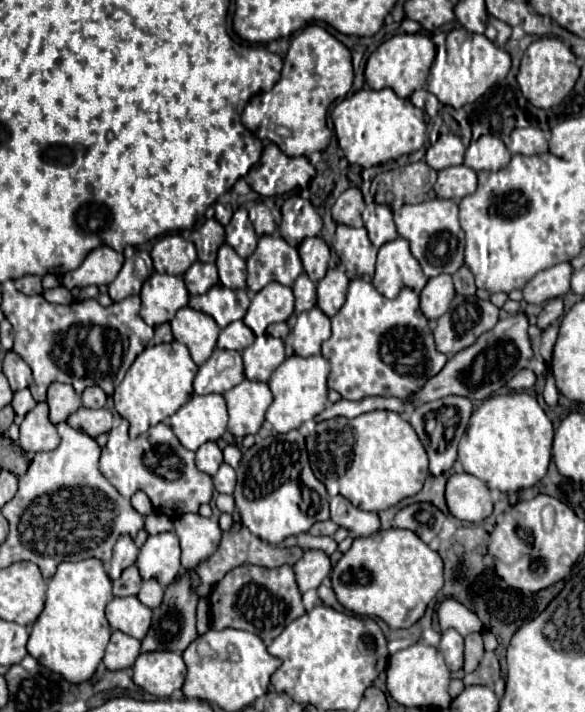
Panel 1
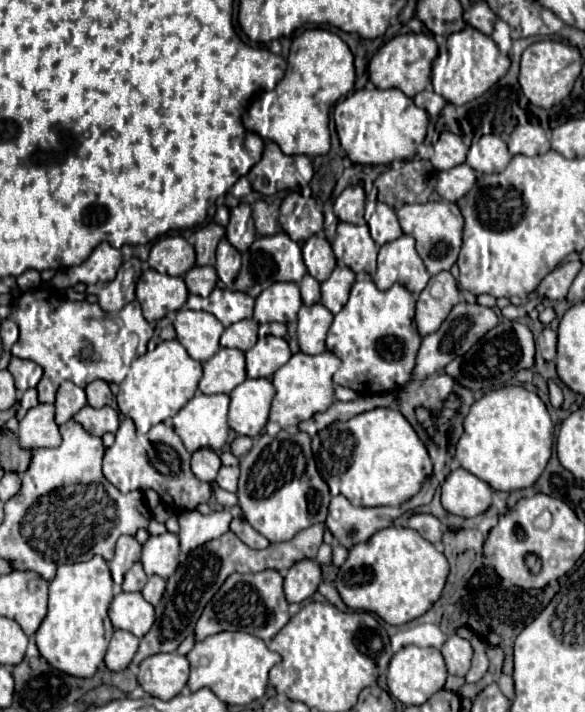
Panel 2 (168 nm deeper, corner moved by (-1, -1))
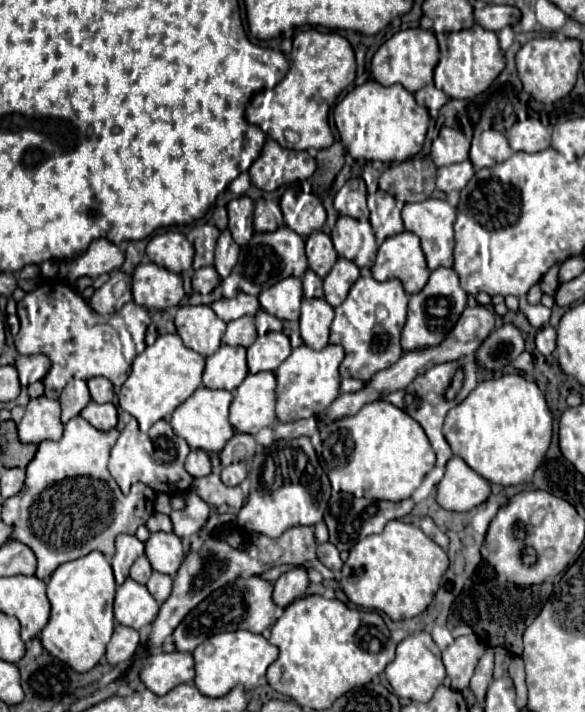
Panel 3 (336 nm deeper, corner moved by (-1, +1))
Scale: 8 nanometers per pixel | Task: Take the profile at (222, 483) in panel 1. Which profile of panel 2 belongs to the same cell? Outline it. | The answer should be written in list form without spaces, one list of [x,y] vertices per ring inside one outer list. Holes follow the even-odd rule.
[[[222,466],[218,476],[216,476],[216,482],[218,482],[218,486],[222,486],[228,492],[236,492],[238,476],[240,476],[238,466]]]

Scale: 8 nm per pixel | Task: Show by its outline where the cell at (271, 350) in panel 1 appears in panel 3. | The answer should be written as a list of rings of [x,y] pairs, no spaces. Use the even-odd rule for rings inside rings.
[[[268,332],[258,336],[248,348],[248,370],[250,374],[270,370],[274,372],[290,356],[290,340],[282,332]]]

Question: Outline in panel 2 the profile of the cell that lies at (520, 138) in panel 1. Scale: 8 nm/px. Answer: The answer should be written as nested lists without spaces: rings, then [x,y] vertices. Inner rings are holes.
[[[524,124],[516,126],[508,138],[508,150],[512,154],[524,154],[524,156],[536,156],[550,150],[550,142],[546,133],[538,124]]]

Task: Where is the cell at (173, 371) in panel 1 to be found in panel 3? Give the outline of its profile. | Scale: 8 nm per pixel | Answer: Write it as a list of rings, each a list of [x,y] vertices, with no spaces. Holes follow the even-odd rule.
[[[178,334],[158,336],[152,346],[146,346],[146,350],[134,358],[130,376],[118,394],[120,408],[138,420],[142,432],[148,432],[154,422],[170,416],[184,400],[194,394],[194,390],[202,384],[202,372],[204,358],[198,352],[186,348]]]

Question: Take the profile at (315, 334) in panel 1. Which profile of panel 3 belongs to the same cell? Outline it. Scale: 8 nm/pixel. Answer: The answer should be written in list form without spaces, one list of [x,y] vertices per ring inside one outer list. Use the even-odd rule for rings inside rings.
[[[324,298],[302,300],[300,314],[300,334],[308,348],[322,350],[328,346],[328,332],[334,320],[334,308]]]

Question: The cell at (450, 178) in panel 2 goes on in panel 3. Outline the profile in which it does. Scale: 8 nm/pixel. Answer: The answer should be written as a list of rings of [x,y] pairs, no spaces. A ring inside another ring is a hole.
[[[470,160],[450,164],[450,166],[442,166],[442,168],[438,168],[436,188],[446,192],[446,194],[452,190],[462,190],[470,182],[472,176],[474,176],[474,166]]]

